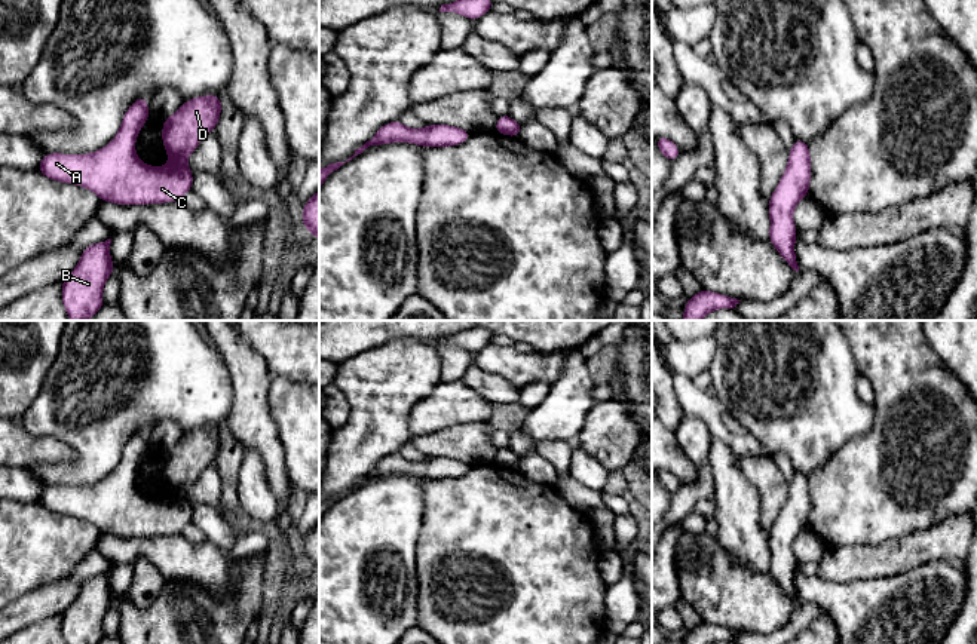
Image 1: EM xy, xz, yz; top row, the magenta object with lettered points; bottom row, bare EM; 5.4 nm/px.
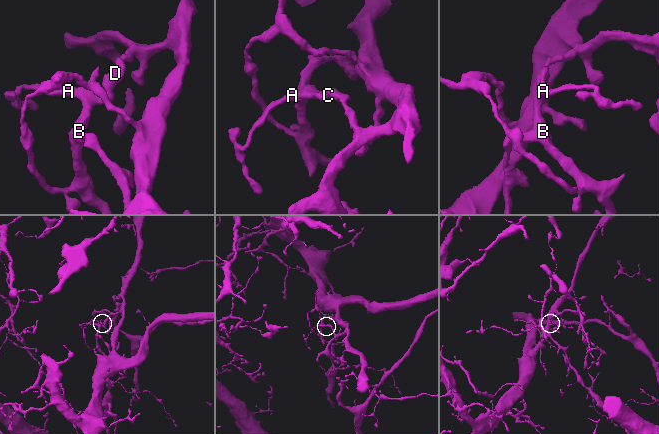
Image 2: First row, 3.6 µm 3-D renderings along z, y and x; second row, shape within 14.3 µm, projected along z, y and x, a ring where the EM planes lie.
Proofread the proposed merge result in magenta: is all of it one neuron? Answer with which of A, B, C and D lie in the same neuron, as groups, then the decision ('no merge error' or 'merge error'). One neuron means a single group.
groups A B / C D; merge error

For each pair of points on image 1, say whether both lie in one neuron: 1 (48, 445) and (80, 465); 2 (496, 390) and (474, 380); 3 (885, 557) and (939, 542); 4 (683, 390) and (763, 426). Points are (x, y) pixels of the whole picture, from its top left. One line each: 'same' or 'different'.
1: different
2: same
3: same
4: different

